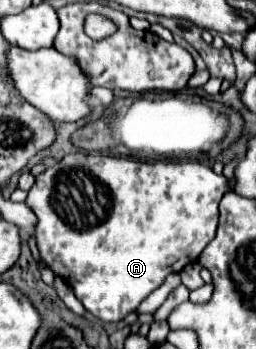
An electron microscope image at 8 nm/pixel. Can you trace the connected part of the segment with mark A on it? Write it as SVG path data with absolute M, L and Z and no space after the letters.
M67 154L37 176L25 204L37 214L37 248L49 268L63 278L89 314L103 322L121 322L163 280L197 262L201 250L215 238L219 202L235 182L215 174L201 162L157 161L149 164L132 158Z

